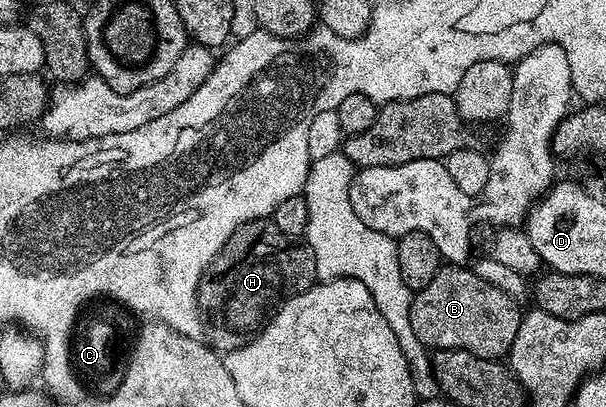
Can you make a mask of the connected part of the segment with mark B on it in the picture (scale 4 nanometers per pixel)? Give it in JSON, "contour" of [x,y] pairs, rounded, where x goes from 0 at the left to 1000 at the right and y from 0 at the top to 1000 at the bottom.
{"contour":[[[729,651],[711,681],[711,700],[682,727],[678,808],[703,857],[769,860],[784,877],[827,887],[838,875],[850,818],[856,818],[863,764],[853,754],[855,737],[837,730],[817,700],[804,700],[772,654]]]}

